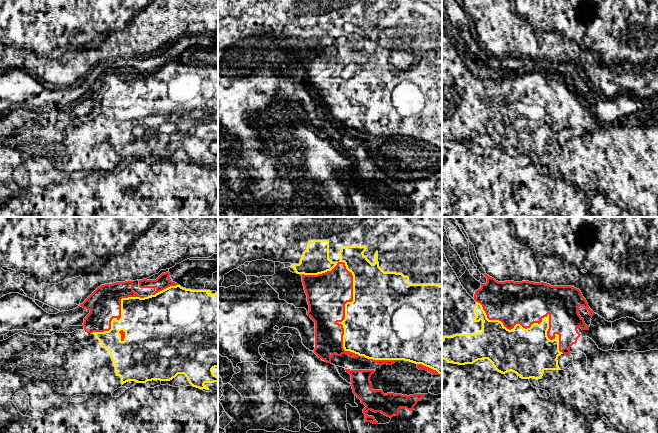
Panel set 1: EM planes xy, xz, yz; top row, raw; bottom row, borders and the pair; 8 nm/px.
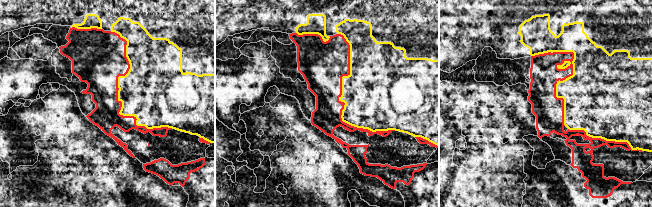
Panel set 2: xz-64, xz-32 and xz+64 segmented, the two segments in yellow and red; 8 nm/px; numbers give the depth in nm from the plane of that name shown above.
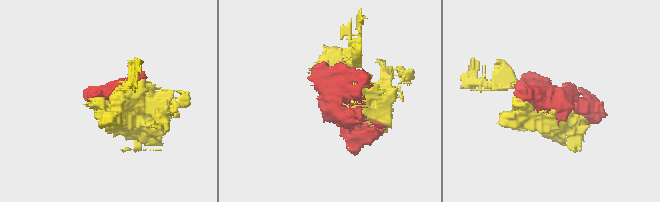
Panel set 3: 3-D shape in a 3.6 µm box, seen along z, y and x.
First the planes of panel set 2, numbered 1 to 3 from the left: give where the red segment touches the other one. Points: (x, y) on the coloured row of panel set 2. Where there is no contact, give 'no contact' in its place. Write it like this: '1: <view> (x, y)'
1: xz-64 (118, 96)
2: xz-32 (341, 101)
3: xz+64 (573, 74)

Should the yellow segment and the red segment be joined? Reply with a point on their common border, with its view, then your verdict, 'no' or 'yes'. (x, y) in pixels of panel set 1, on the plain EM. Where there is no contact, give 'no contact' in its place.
xz (353, 70) | no

